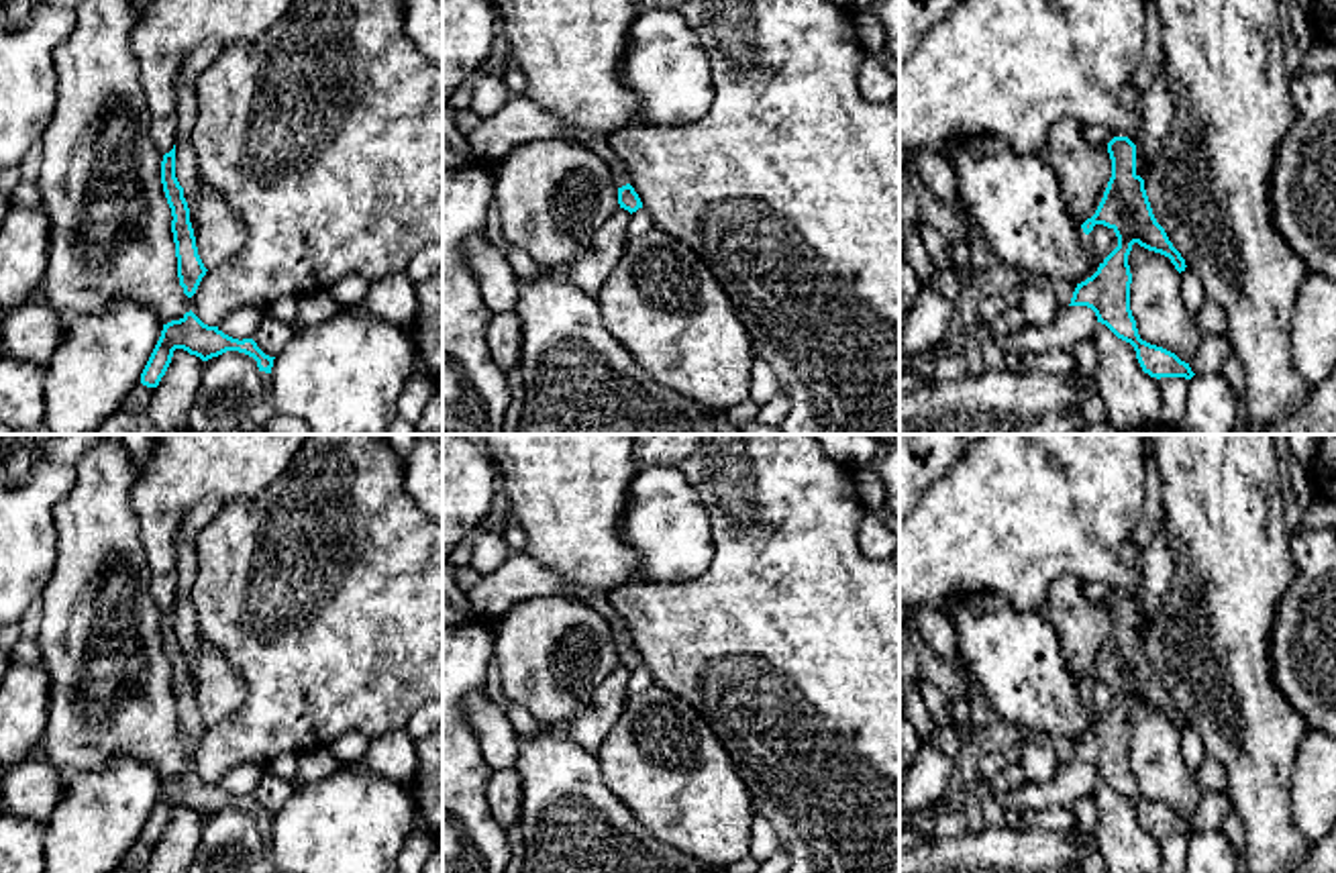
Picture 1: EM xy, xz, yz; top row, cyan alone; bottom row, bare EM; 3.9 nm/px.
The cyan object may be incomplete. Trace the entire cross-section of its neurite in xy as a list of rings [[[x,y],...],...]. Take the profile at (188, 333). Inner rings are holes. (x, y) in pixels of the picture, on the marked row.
[[[192,310],[179,320],[163,324],[161,337],[141,373],[141,383],[147,388],[157,388],[165,375],[173,351],[184,349],[190,355],[208,361],[226,351],[239,351],[257,361],[259,371],[271,373],[273,359],[265,355],[253,339],[233,339],[224,335],[218,326],[204,324]]]

